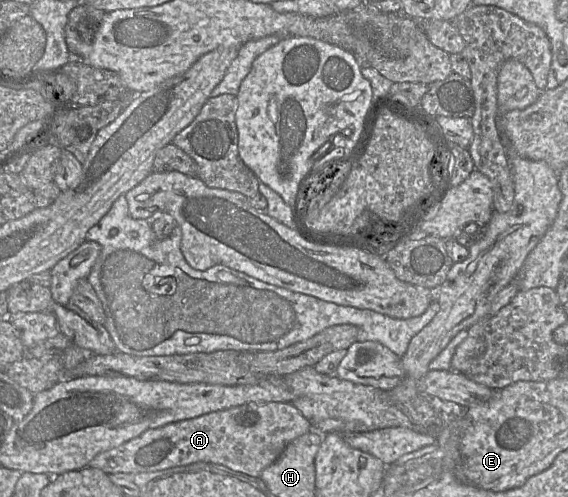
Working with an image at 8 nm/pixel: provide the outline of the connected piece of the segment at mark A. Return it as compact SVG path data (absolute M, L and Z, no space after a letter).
M250 402L148 429L115 448L99 453L87 467L100 469L108 475L136 474L206 462L259 477L266 467L280 457L291 441L310 431L313 431L311 422L292 403Z

